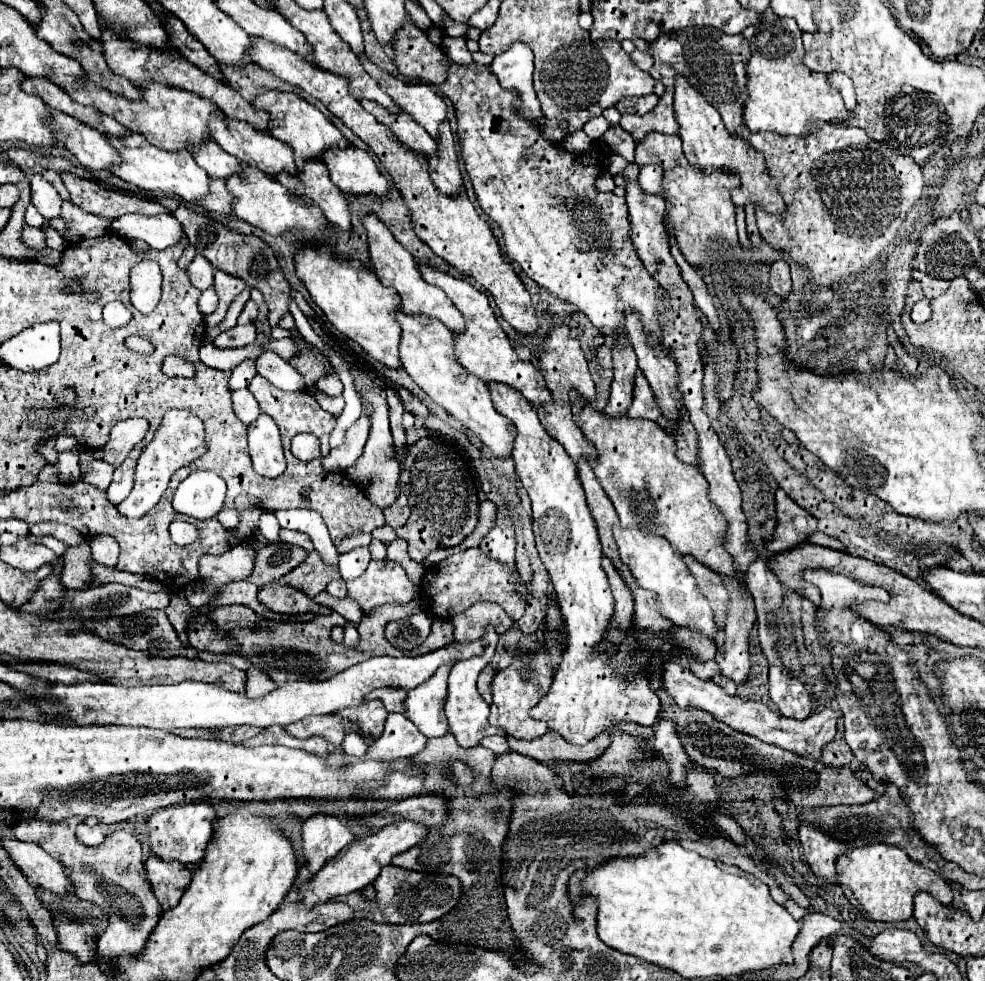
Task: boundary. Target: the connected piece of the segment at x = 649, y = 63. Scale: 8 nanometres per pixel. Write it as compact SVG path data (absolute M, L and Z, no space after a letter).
M635 50L635 52L631 54L631 58L633 58L633 62L635 62L641 70L645 70L645 72L649 72L649 70L653 68L653 56L651 56L651 54L647 54L647 52Z

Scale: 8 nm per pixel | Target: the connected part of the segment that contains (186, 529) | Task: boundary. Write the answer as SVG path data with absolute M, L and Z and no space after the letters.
M175 520L173 524L170 524L169 532L173 542L179 546L191 544L201 536L193 524L183 520Z

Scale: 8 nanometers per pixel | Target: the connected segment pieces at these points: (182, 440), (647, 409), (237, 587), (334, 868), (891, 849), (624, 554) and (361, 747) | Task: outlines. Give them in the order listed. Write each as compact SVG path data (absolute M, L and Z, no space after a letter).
M171 410L165 414L159 430L155 432L155 438L142 451L135 470L135 486L129 492L129 496L117 504L119 514L123 514L129 520L137 520L143 518L149 510L155 508L155 504L159 502L159 498L163 496L171 474L189 464L191 460L199 458L201 454L205 454L205 432L203 432L203 422L189 414L189 412L181 412L181 410Z
M639 372L637 380L635 380L635 400L627 412L629 418L645 418L645 420L653 420L657 424L663 422L663 416L653 400L653 392L649 382L645 380L643 372Z
M231 582L231 584L225 584L219 588L221 594L209 604L209 606L225 606L225 604L245 604L249 608L253 608L257 614L261 614L263 618L269 618L269 612L259 606L259 600L257 600L257 586L251 584L251 582Z
M395 820L389 826L379 828L377 832L359 838L355 842L351 842L347 848L343 848L333 860L329 860L321 872L317 872L309 884L305 884L301 888L303 892L303 902L307 906L319 904L319 902L327 902L333 896L341 896L341 894L349 894L349 892L357 892L369 884L373 884L373 880L377 878L375 874L375 862L379 866L387 866L391 864L391 858L405 852L407 848L413 848L417 844L423 842L423 838L427 836L429 826L415 822L415 820Z
M867 844L837 858L837 882L841 884L849 902L861 910L869 920L897 922L913 914L913 894L931 892L943 904L951 904L951 886L933 870L911 860L901 846L895 844Z
M615 526L613 536L615 536L617 548L619 548L621 562L625 566L629 566L635 582L643 590L657 594L659 606L661 606L661 616L671 620L675 626L689 628L689 630L699 632L699 634L707 636L709 640L713 640L717 634L713 610L709 606L709 600L701 594L701 590L695 582L695 576L689 572L687 564L683 562L683 556L677 554L671 548L671 544L667 544L667 540L663 540L661 536L651 536L651 534L639 532L637 528L627 530L627 528Z
M347 734L343 744L341 744L343 752L347 756L353 756L353 758L363 758L369 750L369 744L365 742L365 738L361 734Z

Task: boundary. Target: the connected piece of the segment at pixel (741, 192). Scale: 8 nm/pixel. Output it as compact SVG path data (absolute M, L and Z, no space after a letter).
M677 76L677 82L675 82L675 116L681 126L679 136L683 140L683 152L693 168L699 168L699 170L717 168L717 170L725 170L729 174L739 176L741 186L733 188L733 204L737 208L745 208L747 204L753 204L763 208L767 214L779 214L779 216L785 214L785 204L781 196L775 194L775 186L767 176L763 156L755 152L741 136L727 134L717 108L707 104L703 96L695 88L691 88L691 84L683 76Z

